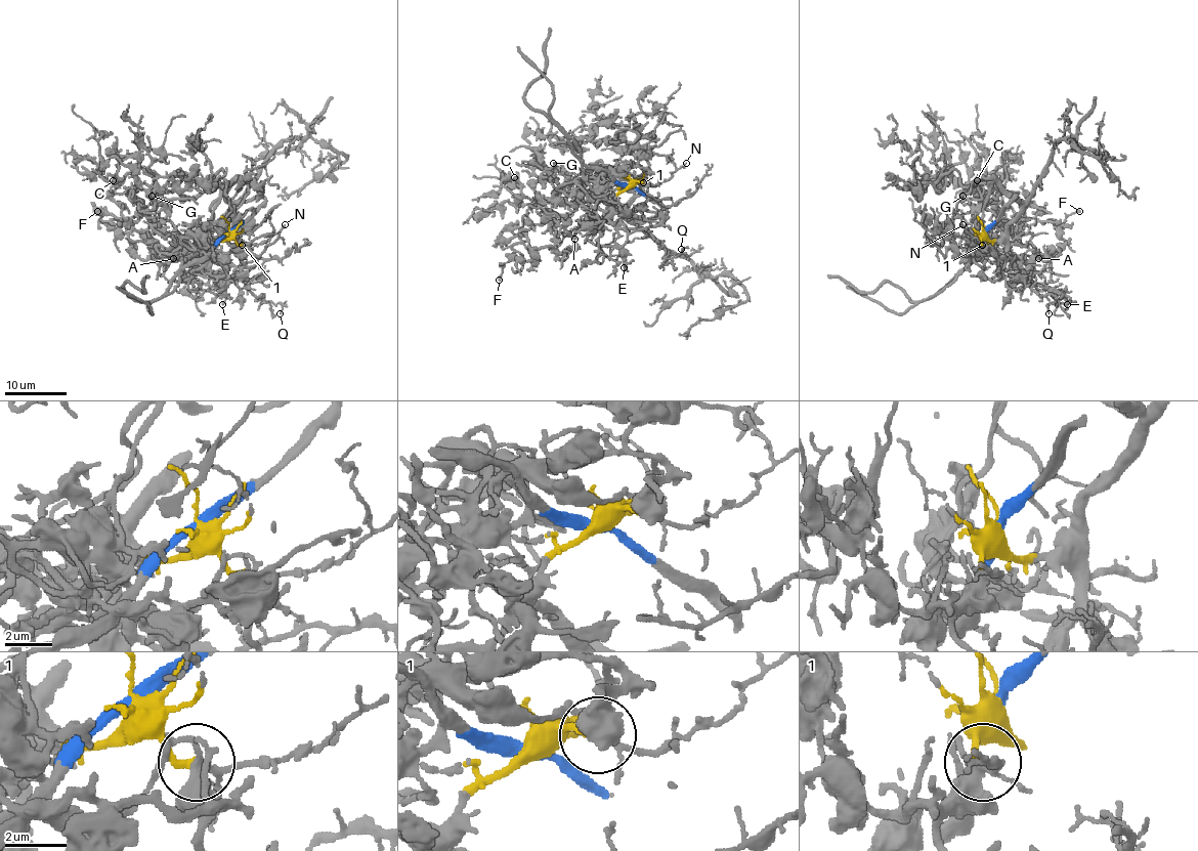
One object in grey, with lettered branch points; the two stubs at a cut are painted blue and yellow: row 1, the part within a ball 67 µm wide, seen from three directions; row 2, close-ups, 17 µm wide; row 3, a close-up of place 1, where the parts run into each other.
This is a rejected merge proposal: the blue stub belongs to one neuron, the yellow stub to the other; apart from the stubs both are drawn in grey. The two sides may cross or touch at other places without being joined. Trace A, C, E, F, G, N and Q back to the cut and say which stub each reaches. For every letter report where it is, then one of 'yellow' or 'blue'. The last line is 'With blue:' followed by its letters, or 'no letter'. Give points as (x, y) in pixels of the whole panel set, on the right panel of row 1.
A: (1038, 258) | blue
C: (977, 180) | blue
E: (1067, 304) | yellow
F: (1079, 211) | blue
G: (963, 196) | blue
N: (963, 224) | yellow
Q: (1049, 313) | yellow
With blue: A, C, F, G

